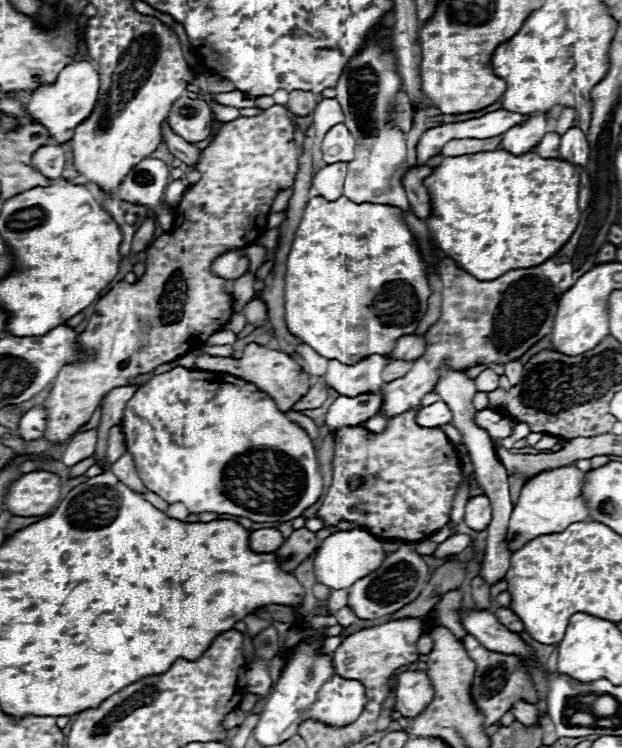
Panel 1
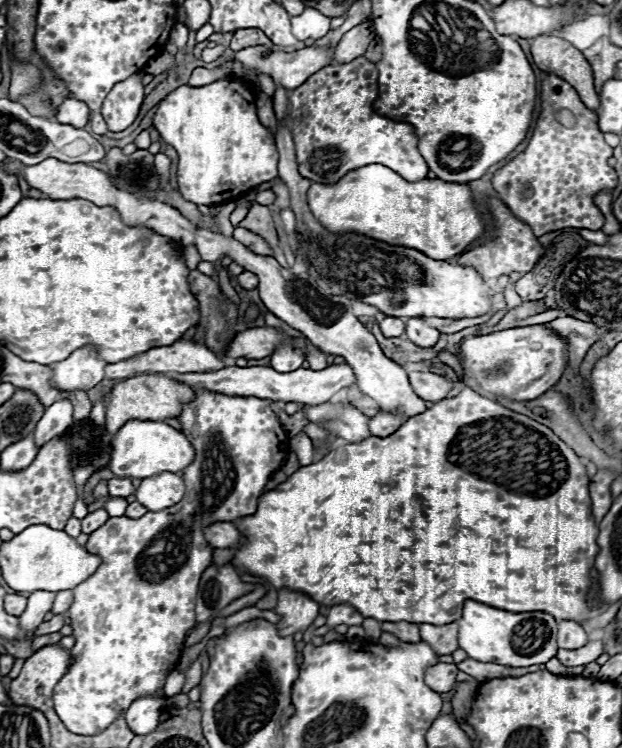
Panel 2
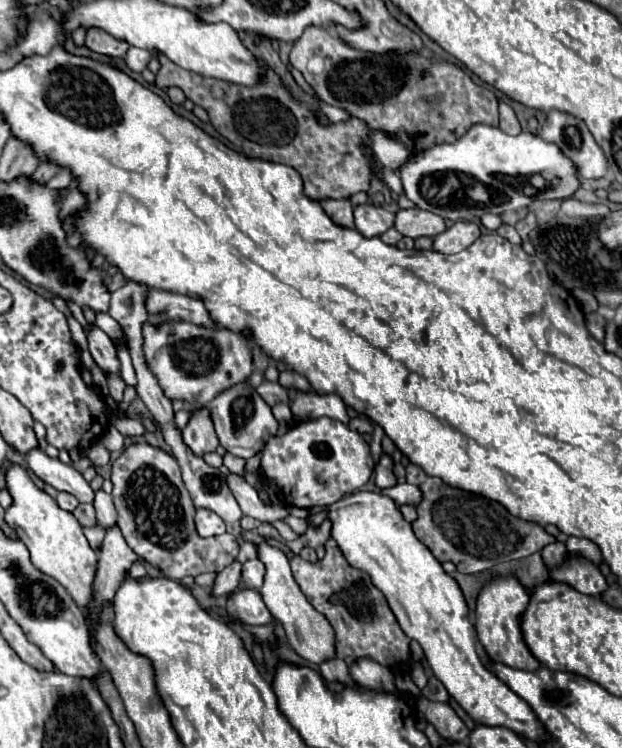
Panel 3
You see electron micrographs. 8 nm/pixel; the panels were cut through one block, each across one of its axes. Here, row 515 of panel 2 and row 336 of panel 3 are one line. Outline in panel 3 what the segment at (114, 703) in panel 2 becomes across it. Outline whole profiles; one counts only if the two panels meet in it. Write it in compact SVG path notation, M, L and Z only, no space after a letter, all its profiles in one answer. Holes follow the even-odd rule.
M146 322L144 352L166 396L170 400L184 400L190 404L206 404L214 400L214 396L218 396L222 390L244 382L254 368L248 336L244 332L234 332L222 326L206 328L190 322L164 322L154 328L150 322Z

